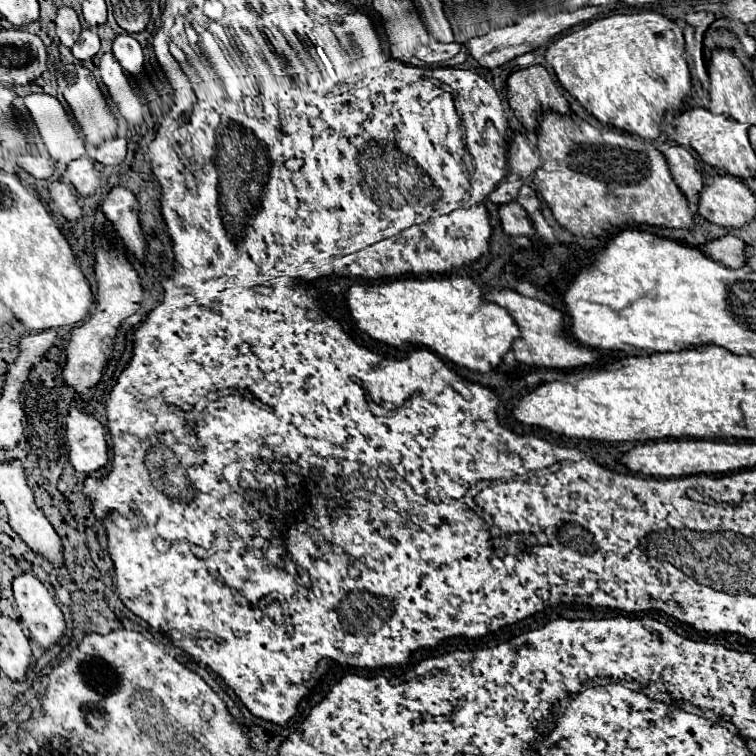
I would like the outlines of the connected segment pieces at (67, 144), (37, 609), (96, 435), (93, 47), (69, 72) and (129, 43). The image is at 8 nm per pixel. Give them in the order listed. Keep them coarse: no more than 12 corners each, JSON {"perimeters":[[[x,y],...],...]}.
{"perimeters":[[[29,94],[39,134],[57,162],[85,156],[81,134],[55,96]],[[31,574],[13,594],[31,638],[45,650],[63,638],[65,616]],[[77,404],[67,416],[69,460],[77,472],[107,466],[105,430]],[[83,30],[71,52],[89,60],[101,50],[97,32]],[[79,62],[57,84],[93,146],[117,136],[95,74]],[[131,34],[113,40],[113,54],[131,76],[143,72],[143,49]]]}

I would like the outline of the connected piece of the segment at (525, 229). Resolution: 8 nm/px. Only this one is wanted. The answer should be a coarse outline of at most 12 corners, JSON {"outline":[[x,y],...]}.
{"outline":[[517,202],[499,206],[505,234],[531,236],[531,220]]}

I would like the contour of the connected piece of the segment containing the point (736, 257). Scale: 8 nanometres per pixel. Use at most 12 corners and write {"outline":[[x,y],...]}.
{"outline":[[727,234],[701,246],[727,268],[745,266],[745,242]]}

